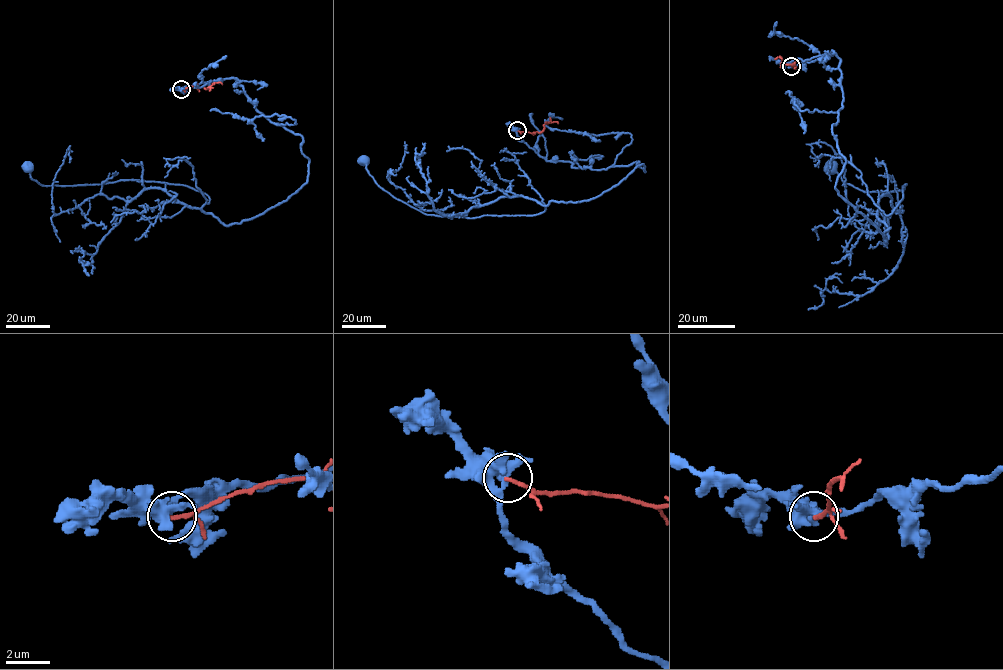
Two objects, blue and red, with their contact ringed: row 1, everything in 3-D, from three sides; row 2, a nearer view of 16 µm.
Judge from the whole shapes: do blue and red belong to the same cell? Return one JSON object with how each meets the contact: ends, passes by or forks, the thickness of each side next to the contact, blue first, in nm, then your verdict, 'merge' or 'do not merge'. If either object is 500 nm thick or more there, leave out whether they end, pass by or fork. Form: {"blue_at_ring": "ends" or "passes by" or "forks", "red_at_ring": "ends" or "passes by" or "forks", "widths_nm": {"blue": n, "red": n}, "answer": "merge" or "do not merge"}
{"blue_at_ring": "forks", "red_at_ring": "ends", "widths_nm": {"blue": 400, "red": 180}, "answer": "do not merge"}

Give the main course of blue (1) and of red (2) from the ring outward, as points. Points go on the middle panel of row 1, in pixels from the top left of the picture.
1: (517, 130), (547, 160), (644, 172), (541, 213), (472, 218), (395, 198), (363, 159)
2: (517, 130), (540, 133), (544, 124), (558, 123)

